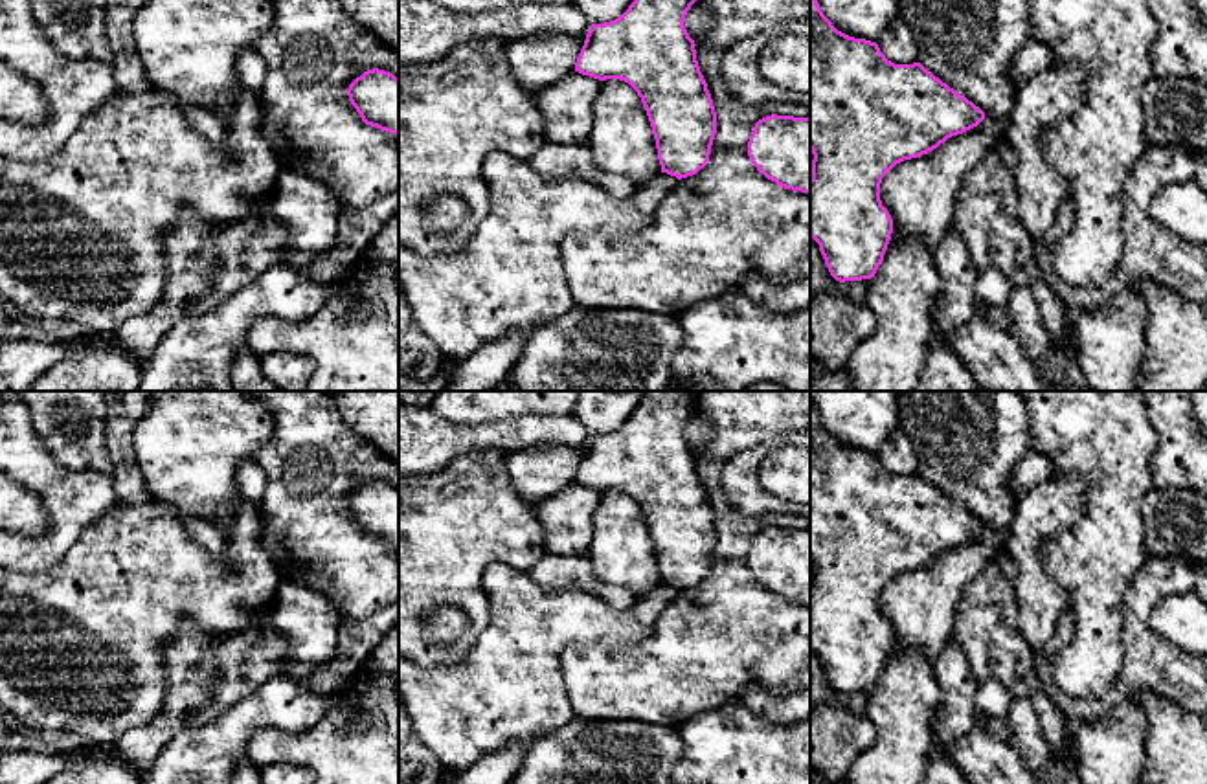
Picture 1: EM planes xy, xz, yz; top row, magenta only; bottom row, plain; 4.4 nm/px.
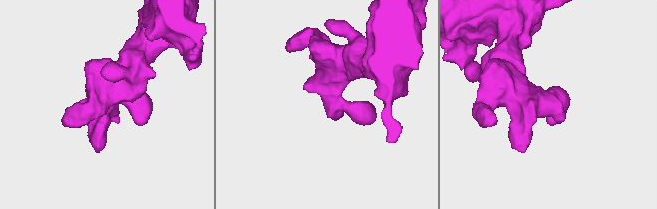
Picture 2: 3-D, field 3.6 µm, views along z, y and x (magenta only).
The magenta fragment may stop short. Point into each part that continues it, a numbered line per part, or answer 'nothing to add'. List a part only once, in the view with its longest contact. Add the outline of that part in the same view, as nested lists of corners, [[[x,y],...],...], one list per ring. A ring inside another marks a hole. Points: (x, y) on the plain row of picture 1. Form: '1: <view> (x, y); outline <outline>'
nothing to add

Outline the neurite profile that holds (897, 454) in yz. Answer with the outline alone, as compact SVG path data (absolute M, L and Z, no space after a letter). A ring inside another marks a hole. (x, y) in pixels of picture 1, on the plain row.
M898 426L878 452L880 463L895 476L919 474L919 459L906 431Z

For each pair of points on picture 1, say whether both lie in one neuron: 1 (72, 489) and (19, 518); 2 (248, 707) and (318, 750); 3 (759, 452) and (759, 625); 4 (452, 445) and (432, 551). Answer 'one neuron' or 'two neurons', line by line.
1: two neurons
2: two neurons
3: two neurons
4: two neurons

